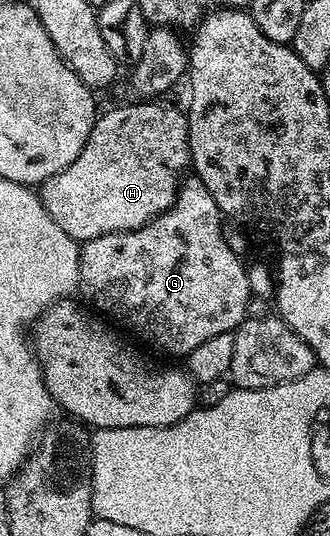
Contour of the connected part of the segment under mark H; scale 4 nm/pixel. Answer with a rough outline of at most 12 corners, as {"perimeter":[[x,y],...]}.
{"perimeter":[[185,111],[99,115],[44,210],[85,242],[168,211],[191,167]]}

